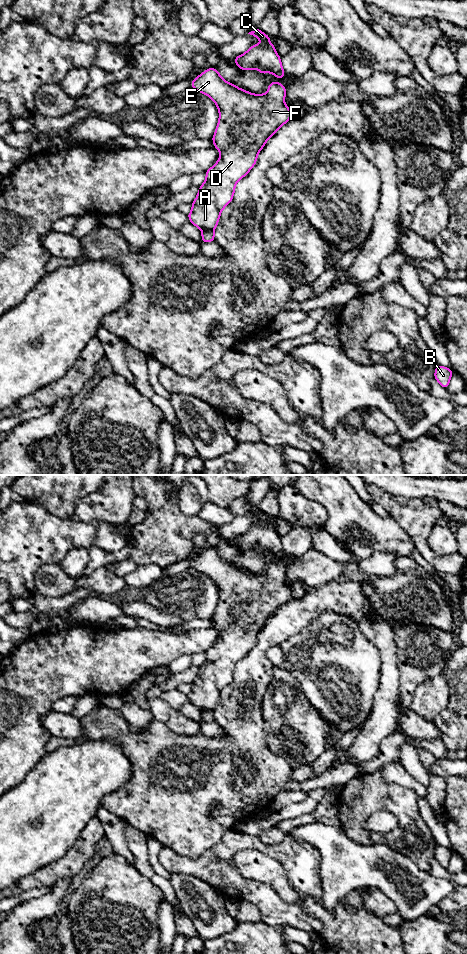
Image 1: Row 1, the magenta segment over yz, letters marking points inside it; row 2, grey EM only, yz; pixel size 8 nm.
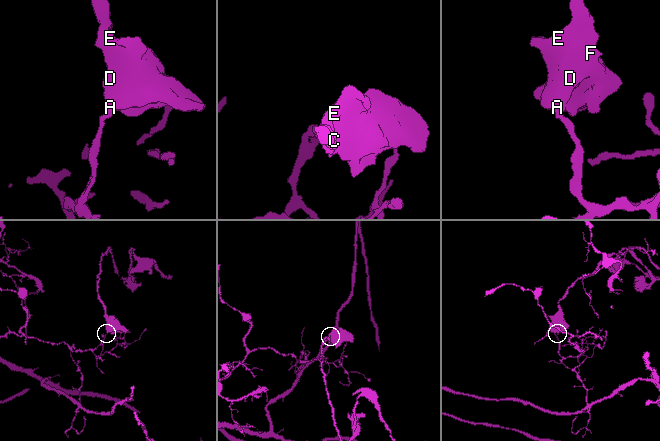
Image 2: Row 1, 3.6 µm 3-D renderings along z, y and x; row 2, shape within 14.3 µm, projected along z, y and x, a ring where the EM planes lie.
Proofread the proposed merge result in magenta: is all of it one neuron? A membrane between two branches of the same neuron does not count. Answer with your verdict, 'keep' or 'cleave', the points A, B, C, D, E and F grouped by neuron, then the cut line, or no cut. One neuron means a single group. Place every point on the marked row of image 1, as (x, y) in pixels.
cleave; groups A C D E F / B; cut yz (213, 230), (202, 231)

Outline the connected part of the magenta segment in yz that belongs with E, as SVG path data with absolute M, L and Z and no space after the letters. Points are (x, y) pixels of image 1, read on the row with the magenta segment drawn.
M208 68L192 83L191 88L209 96L219 110L219 121L212 136L214 147L221 153L214 166L206 171L205 182L199 187L192 210L187 215L190 223L203 230L215 230L221 211L232 201L237 182L256 164L258 153L268 139L292 115L285 104L286 89L283 84L271 82L266 94L252 94L225 81L215 68Z

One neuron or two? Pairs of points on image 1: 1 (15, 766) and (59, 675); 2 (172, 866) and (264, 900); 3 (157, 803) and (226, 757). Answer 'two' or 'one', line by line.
1: one
2: one
3: one

